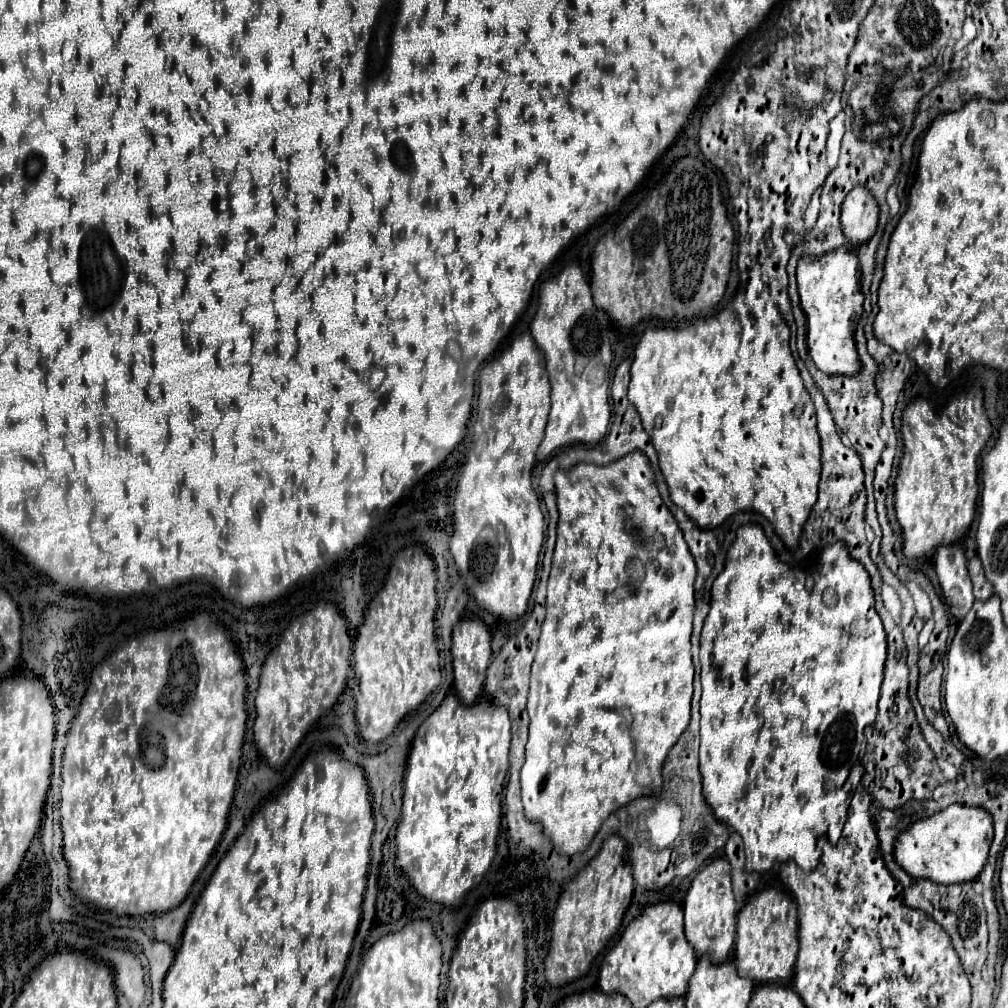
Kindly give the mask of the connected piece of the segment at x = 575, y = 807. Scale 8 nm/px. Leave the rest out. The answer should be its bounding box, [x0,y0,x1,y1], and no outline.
[521,450,695,854]

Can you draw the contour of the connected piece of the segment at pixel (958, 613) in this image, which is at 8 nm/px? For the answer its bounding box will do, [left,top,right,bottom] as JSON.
[935,544,975,620]

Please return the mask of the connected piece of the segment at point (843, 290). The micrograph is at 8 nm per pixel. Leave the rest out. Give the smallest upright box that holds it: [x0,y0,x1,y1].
[797,246,863,376]

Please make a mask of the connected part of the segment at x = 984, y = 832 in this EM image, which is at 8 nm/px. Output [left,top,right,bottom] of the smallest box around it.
[895,804,993,884]

